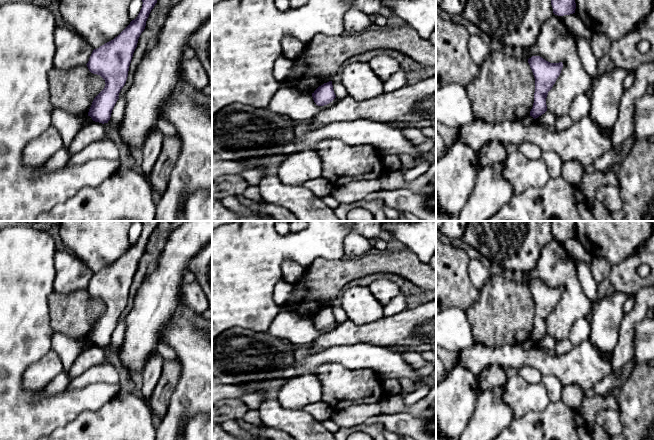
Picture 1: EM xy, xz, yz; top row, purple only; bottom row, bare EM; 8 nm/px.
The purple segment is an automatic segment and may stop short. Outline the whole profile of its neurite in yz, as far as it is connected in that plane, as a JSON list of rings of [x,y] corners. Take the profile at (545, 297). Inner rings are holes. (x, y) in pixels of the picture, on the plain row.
[[[532,280],[528,287],[535,302],[534,327],[530,340],[538,342],[547,335],[546,322],[563,292],[563,287],[550,287],[540,280]]]

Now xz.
[[[329,305],[319,310],[312,317],[312,321],[314,326],[318,330],[324,330],[332,326],[336,322],[336,319],[333,314],[332,305]]]

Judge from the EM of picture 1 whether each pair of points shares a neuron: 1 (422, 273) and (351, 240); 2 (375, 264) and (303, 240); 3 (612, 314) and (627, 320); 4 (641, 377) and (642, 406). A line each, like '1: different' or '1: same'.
1: different
2: different
3: different
4: same

